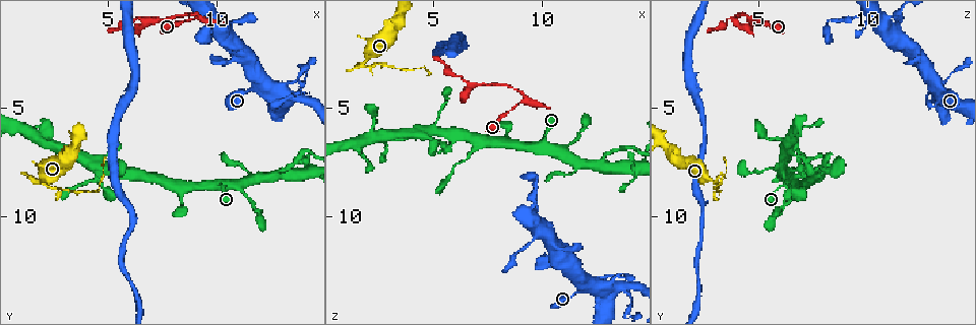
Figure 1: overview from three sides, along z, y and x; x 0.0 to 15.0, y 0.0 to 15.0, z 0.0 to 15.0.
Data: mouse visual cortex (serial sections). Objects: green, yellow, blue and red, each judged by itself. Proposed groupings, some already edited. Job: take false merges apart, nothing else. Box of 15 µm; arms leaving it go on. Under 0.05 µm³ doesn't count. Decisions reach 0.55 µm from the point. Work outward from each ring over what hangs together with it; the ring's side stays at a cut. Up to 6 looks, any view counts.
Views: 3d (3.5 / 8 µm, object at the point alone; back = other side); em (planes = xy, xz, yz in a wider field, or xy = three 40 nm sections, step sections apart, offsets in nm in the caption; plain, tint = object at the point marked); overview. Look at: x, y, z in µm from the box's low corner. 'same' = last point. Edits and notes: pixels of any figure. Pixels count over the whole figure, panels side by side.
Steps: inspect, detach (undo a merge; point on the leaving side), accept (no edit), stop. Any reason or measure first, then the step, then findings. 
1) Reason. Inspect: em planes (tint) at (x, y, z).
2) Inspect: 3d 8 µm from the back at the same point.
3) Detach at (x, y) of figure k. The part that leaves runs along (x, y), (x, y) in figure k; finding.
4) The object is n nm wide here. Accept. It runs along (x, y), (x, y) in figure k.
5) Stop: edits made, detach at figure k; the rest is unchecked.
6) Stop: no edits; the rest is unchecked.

Abrupt turn. Inspect: 3d 8 µm at (1.8, 8.3, 2.9).

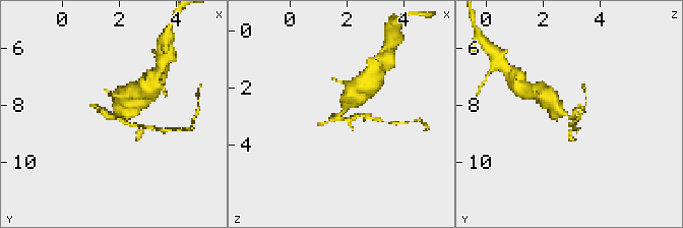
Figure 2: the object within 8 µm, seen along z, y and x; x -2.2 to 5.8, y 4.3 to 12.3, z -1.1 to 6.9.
Shape alone is not enough. Inspect: em xy step 3 (tint) at (1.9, 8.3, 2.8).

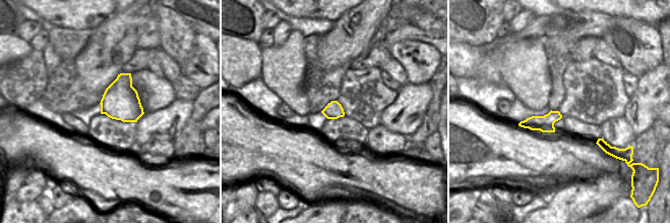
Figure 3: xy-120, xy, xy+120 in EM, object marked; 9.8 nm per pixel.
Detach at (96, 106) of figure 2. The part that leaves runs along (113, 116), (130, 122), (139, 130), (147, 126) in figure 2; two cells meet here.

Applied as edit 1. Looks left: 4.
Four or more arms meet. Inspect: 3d 3.5 µm at (13.1, 4.4, 13.2).

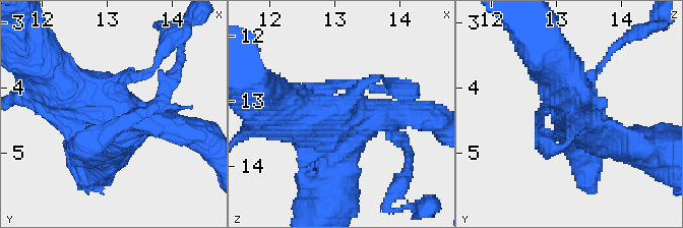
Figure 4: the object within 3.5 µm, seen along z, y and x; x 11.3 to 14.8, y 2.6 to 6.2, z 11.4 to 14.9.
Need the tissue. Inspect: em xy step 3 (tint) at (13.15, 4.40, 13.30).

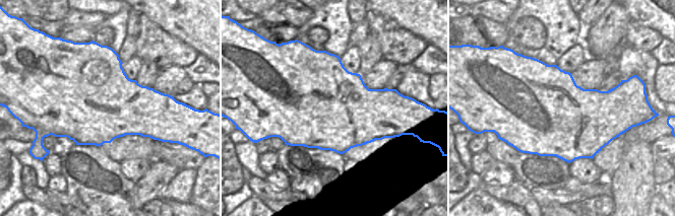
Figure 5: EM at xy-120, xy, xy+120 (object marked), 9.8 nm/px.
Accept. All the same cell.

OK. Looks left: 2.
Arms part here. Inspect: 3d 3.5 µm at (12.9, 8.0, 7.5).

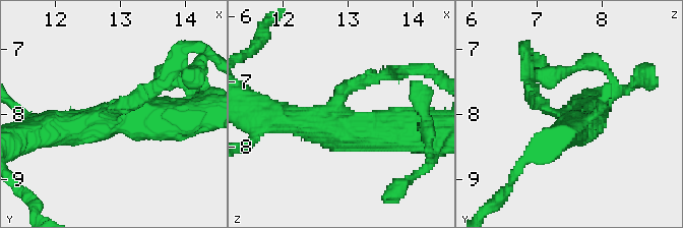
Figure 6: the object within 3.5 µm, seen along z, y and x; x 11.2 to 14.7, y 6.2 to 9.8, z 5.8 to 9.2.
3 arms meet here; the arms are 200, 450, 500 nm wide. Inspect: em xy step 1 (tint) at (12.85, 8.05, 7.45).

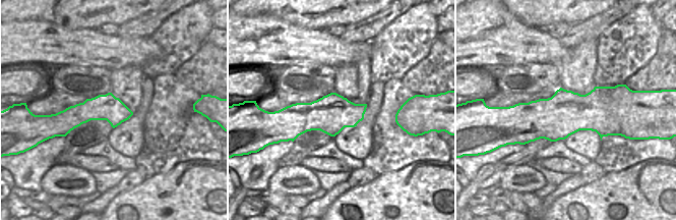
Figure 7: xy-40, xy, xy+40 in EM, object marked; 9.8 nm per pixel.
Accept. It runs along (47, 131), (116, 116), (178, 116) in figure 6; continuous, no second cell.

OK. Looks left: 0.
Stop: edits made, detach at figure 2; the rest is unchecked.

